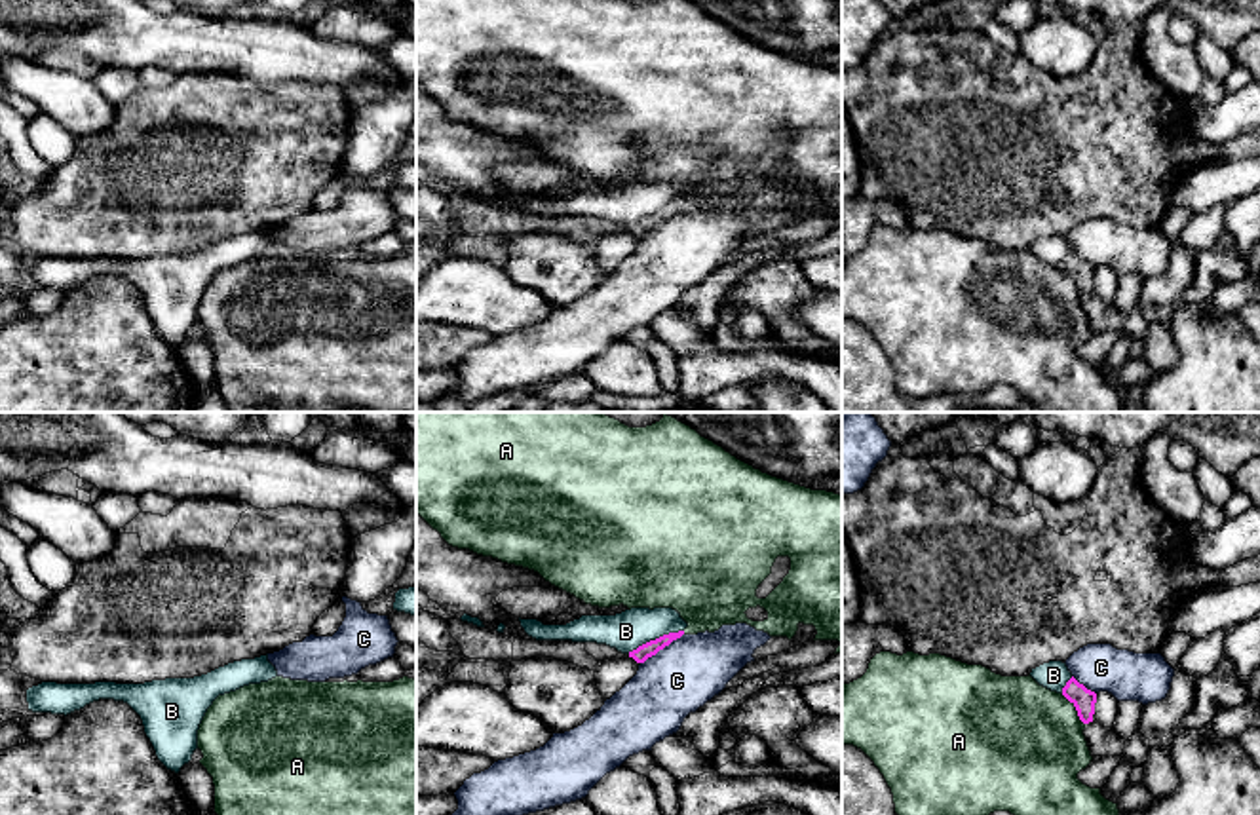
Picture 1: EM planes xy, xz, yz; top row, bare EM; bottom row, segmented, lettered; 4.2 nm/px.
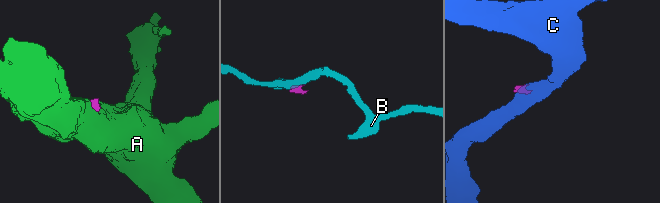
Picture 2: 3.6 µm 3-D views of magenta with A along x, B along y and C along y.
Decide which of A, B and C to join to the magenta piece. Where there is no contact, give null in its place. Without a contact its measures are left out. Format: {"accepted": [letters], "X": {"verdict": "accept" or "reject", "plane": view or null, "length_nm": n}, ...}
{"accepted": ["B"], "A": {"verdict": "reject", "plane": "yz", "length_nm": 170}, "B": {"verdict": "accept", "plane": "xz", "length_nm": 260}, "C": {"verdict": "reject", "plane": "xz", "length_nm": 220}}

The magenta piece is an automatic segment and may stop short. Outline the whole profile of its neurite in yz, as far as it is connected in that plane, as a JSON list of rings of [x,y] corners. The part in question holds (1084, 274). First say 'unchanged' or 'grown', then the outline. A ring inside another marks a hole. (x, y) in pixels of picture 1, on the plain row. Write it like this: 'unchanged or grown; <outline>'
grown; [[[1049,236],[1032,243],[1030,251],[1043,262],[1062,268],[1078,285],[1083,298],[1093,296],[1097,268],[1079,258],[1066,237]]]

